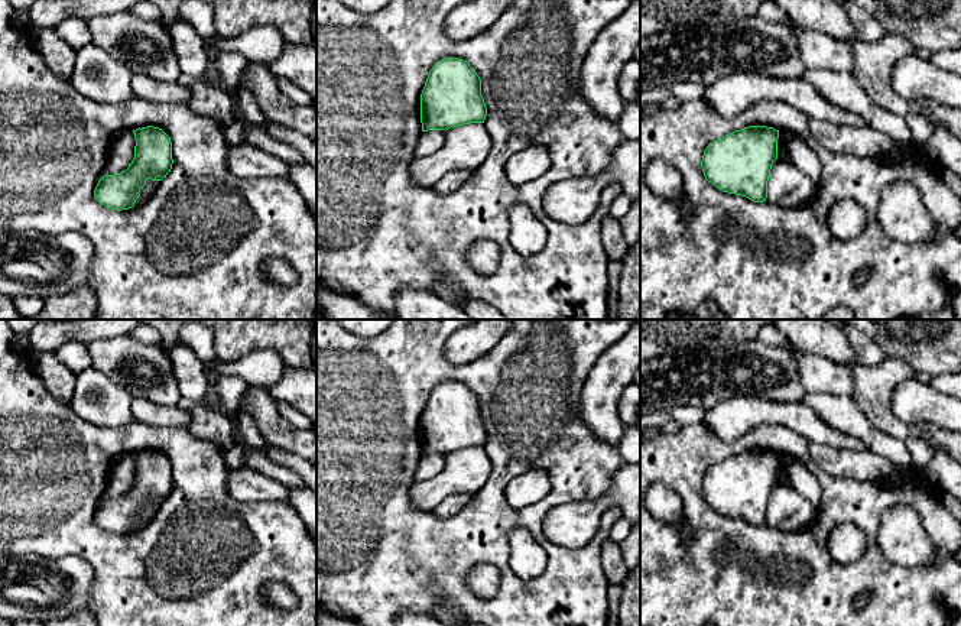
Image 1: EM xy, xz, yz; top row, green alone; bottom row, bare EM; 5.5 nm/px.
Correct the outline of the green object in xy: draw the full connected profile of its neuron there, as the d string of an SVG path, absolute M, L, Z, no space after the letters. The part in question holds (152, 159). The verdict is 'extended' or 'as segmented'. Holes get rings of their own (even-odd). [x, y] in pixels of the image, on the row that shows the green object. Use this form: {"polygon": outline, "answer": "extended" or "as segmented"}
{"polygon": "M147 126L133 130L134 158L126 171L100 178L94 197L111 210L129 210L140 197L147 179L162 181L172 169L172 142L159 127Z", "answer": "as segmented"}

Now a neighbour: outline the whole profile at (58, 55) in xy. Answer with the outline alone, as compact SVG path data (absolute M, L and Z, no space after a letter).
M30 27L30 39L48 68L59 78L69 80L74 71L77 51L71 48L55 29Z

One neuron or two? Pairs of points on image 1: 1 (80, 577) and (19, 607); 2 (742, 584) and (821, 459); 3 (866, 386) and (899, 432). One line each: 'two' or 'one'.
1: one
2: two
3: one

